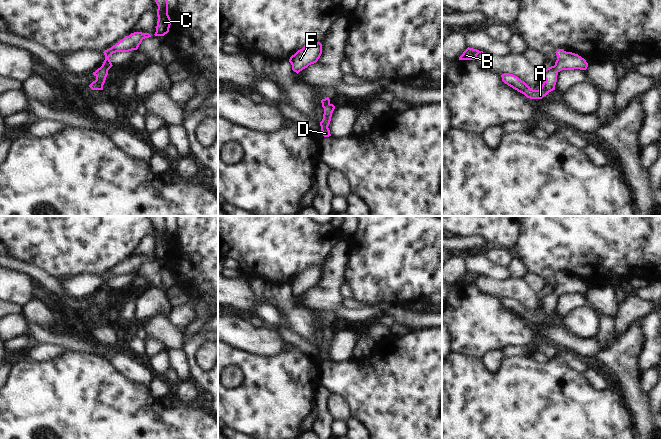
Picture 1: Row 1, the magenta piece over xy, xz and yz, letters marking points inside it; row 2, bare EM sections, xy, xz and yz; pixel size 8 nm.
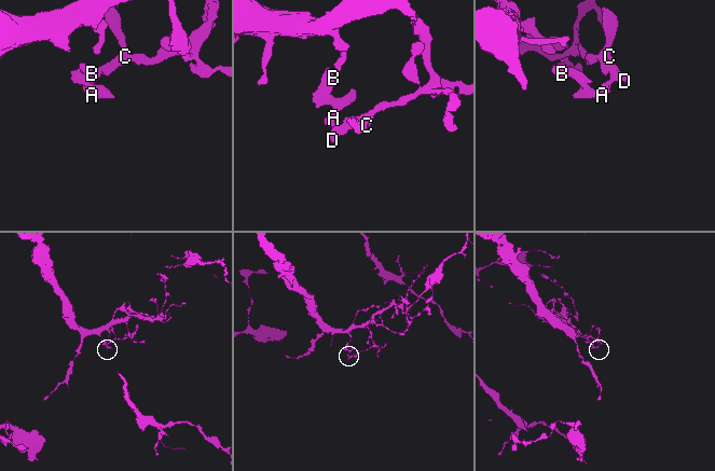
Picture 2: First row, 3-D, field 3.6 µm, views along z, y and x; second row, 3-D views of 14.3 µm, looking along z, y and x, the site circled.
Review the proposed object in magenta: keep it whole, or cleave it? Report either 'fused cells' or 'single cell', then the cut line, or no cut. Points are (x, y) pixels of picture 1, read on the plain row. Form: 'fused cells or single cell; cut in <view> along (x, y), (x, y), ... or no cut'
single cell; no cut

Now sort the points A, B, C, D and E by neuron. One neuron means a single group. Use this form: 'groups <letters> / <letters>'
groups A B C D E

